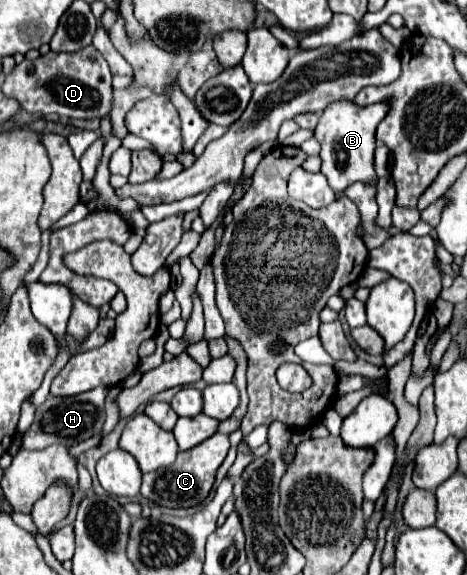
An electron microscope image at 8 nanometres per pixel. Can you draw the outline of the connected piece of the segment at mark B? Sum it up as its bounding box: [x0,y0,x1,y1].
[314,101,390,195]

